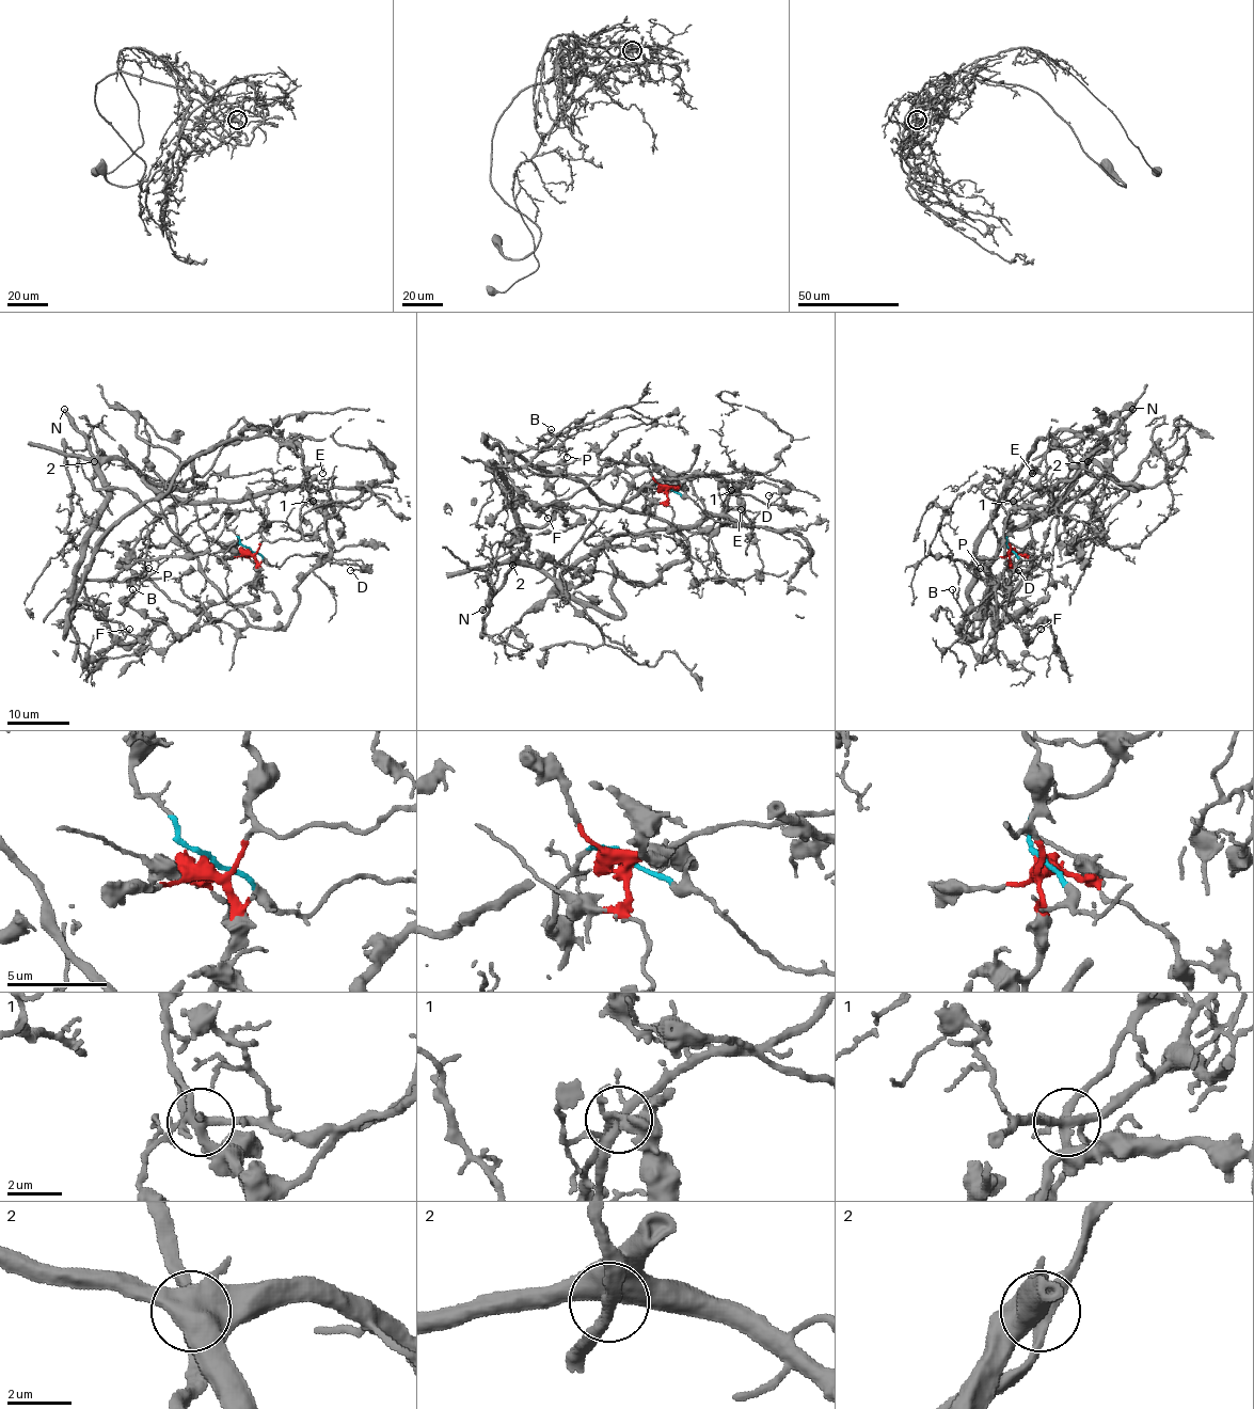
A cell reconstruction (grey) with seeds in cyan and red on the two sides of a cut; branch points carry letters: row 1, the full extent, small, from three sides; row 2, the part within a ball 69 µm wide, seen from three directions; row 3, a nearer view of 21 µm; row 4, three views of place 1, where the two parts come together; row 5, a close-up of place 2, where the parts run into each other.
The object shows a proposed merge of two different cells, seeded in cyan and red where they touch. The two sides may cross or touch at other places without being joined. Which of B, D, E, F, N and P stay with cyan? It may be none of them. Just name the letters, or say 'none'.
B, F, P

